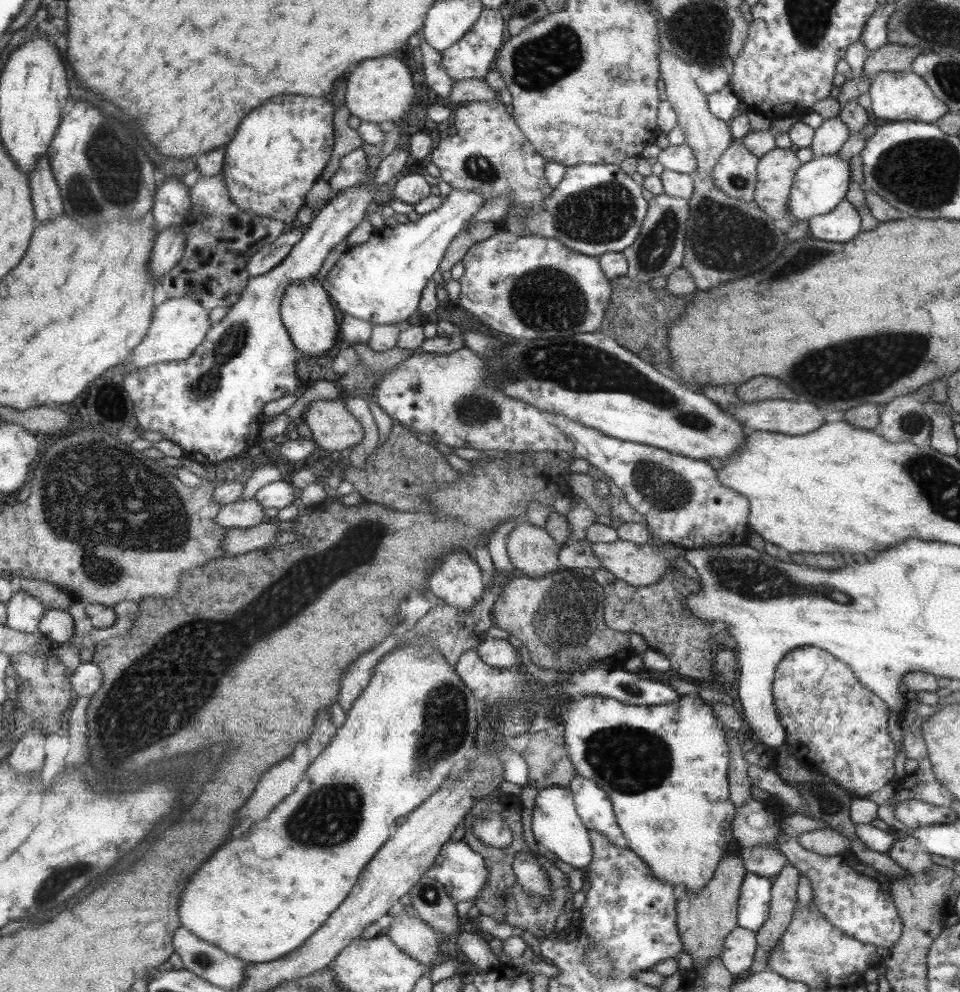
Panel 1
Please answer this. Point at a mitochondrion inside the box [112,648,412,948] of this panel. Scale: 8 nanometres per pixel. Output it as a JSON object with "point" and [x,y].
{"point":[330,815]}

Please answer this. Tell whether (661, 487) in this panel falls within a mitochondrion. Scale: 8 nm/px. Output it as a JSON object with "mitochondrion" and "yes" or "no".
{"mitochondrion":"yes"}

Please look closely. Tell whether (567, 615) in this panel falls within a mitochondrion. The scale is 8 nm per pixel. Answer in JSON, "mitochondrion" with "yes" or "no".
{"mitochondrion":"yes"}

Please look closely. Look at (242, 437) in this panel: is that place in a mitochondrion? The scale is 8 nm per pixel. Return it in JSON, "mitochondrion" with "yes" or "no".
{"mitochondrion":"no"}

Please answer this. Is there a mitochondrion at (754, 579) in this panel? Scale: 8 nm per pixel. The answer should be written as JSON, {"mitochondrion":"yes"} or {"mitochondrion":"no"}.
{"mitochondrion":"yes"}

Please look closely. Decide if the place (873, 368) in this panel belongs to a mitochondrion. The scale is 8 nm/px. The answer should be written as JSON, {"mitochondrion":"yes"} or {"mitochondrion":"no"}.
{"mitochondrion":"yes"}

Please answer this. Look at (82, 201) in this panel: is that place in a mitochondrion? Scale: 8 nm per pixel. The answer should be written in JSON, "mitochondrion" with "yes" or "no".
{"mitochondrion":"yes"}

